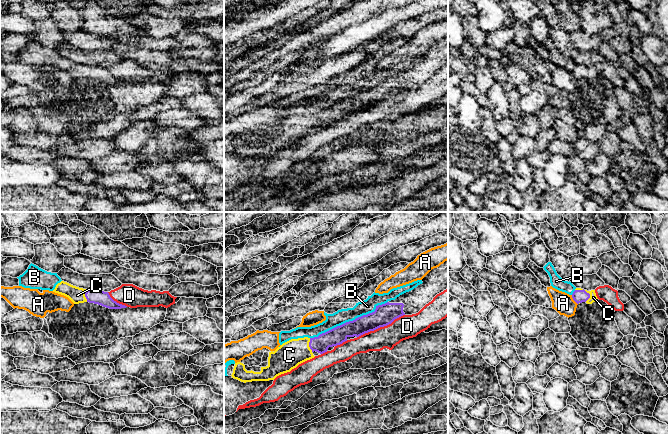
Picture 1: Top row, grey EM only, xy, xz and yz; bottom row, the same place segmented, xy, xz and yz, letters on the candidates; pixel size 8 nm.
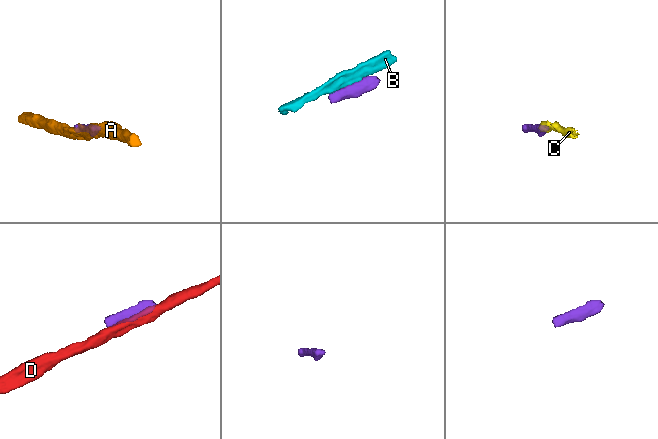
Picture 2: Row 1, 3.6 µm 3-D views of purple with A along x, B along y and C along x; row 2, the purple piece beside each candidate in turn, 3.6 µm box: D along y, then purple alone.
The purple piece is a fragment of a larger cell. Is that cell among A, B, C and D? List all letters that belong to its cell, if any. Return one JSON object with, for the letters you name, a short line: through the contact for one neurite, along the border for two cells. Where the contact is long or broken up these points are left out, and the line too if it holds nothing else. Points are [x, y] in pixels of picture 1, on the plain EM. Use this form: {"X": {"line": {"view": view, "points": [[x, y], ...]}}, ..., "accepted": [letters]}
{"C": {"line": {"view": "yz", "points": [[579, 72], [584, 66], [593, 73]]}}, "accepted": ["C"]}

